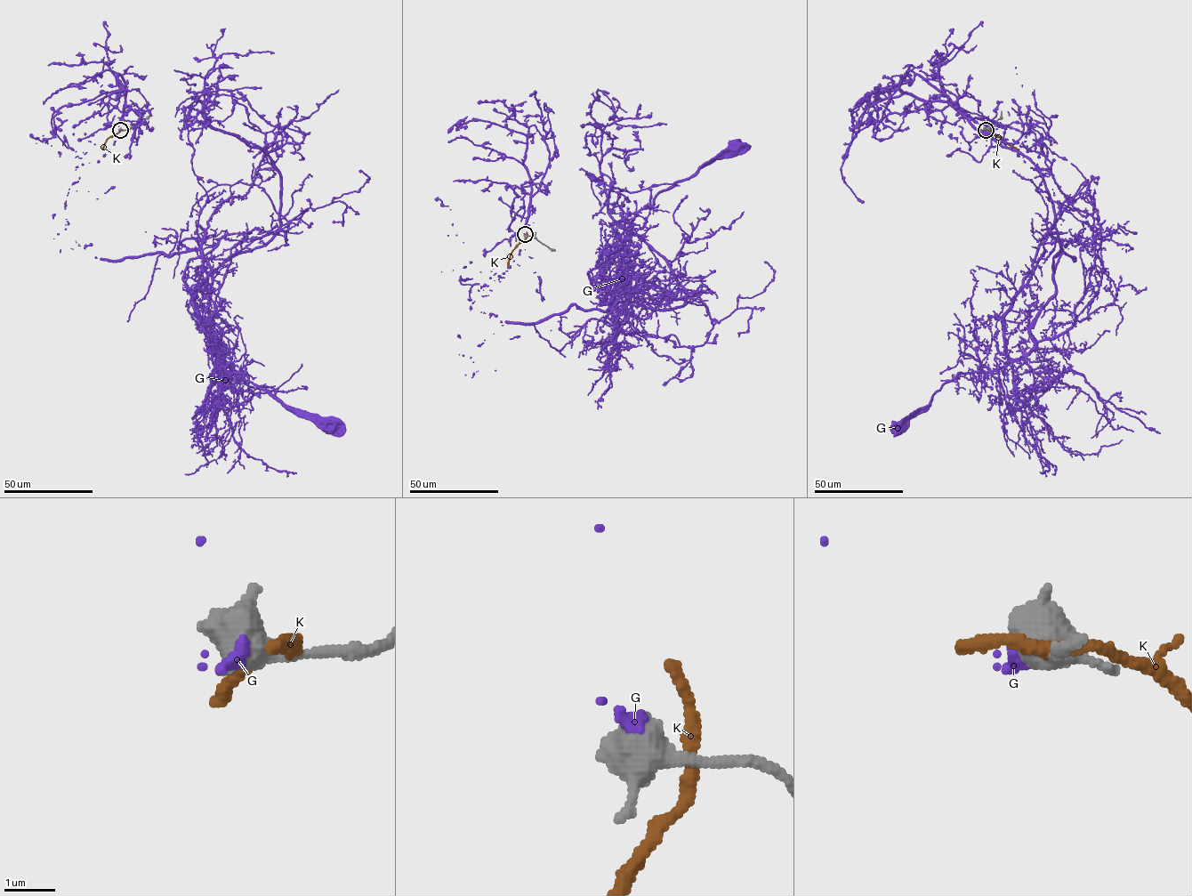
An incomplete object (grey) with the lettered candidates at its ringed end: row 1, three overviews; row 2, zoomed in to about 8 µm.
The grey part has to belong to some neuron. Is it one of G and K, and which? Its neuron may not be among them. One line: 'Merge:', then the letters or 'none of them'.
Merge: G

